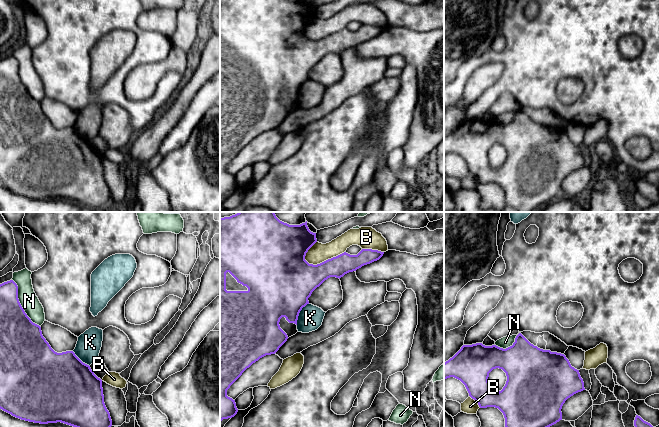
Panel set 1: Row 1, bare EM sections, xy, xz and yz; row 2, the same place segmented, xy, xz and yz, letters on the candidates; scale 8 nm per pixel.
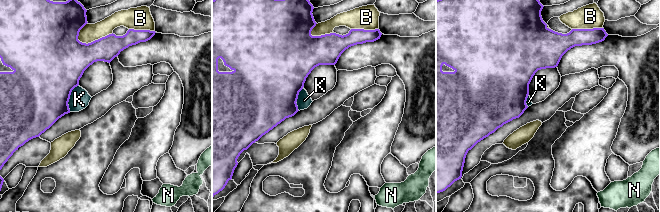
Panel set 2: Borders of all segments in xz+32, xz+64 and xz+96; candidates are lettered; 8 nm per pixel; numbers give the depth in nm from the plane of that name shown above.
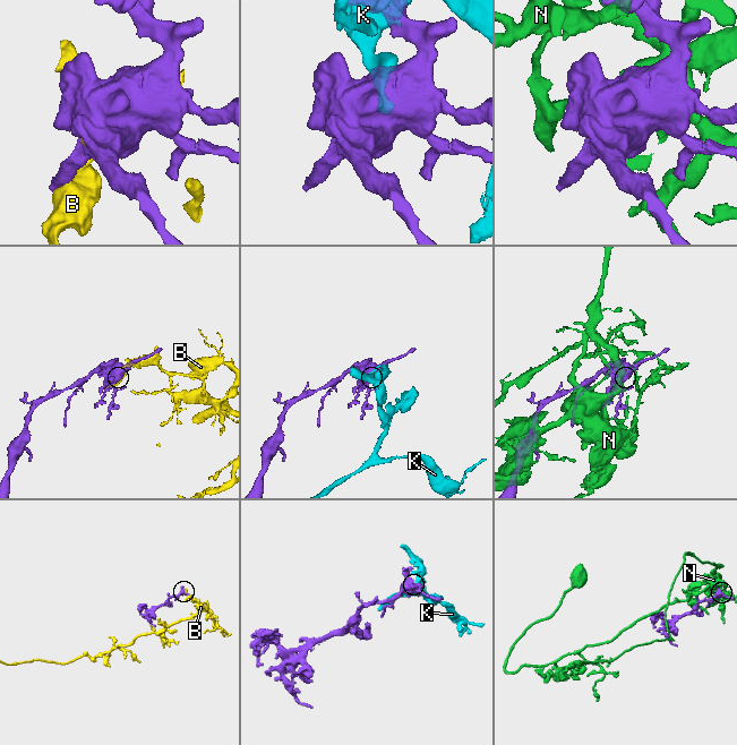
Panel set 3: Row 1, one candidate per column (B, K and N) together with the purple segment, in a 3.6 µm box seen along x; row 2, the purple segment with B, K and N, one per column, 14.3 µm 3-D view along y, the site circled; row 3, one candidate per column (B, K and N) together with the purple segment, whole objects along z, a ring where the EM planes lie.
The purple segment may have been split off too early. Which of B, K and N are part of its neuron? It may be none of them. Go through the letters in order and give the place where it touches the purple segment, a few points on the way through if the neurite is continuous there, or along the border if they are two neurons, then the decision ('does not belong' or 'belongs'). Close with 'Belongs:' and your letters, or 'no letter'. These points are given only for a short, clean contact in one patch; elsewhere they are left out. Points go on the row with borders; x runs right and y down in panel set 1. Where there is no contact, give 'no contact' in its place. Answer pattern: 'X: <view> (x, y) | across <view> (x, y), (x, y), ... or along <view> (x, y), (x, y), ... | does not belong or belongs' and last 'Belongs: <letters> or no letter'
B: xz (324, 261) | does not belong
K: xz (299, 312) | across xz (281, 287), (299, 312), (310, 318) | belongs
N: xy (20, 304) | does not belong
Belongs: K

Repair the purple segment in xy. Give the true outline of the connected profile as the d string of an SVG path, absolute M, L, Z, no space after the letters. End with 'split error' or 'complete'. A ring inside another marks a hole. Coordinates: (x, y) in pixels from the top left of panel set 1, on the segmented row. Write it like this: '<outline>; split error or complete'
M13 280L0 284L0 409L21 420L40 424L61 422L73 427L111 427L112 420L110 413L104 403L102 380L90 368L90 365L99 358L102 341L103 330L91 327L78 337L76 347L73 351L55 352L43 337L41 327L33 323L22 308L18 299L17 284Z; split error

